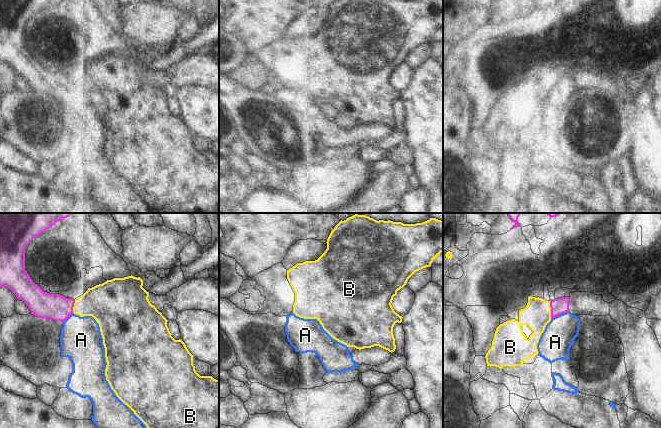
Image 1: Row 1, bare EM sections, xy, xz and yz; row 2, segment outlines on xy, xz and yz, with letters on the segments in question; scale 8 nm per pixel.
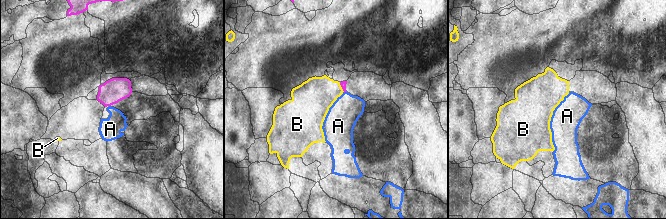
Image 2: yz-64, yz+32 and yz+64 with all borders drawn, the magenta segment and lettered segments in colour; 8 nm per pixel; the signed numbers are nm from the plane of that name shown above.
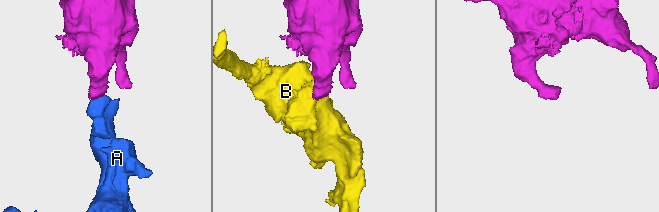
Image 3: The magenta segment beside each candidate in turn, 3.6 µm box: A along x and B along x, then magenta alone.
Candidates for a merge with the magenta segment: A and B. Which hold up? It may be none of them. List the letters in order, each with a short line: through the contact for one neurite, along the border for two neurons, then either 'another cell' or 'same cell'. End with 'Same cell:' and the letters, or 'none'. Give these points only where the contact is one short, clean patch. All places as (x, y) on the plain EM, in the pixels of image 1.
A: line yz (558, 82), (559, 90), (559, 111), (555, 118); same cell
B: line yz (549, 77), (551, 94); another cell
Same cell: A

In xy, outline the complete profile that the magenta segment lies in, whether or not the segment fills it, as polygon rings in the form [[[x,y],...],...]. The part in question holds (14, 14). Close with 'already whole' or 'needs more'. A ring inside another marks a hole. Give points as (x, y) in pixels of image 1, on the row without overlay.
[[[0,0],[0,62],[9,64],[17,75],[24,77],[31,90],[64,98],[60,111],[61,132],[69,133],[73,140],[67,164],[82,174],[91,175],[91,196],[103,210],[109,213],[154,213],[134,188],[116,172],[106,156],[105,124],[96,96],[92,92],[80,93],[74,90],[74,75],[44,68],[25,46],[25,23],[53,1],[55,0]]]; needs more

